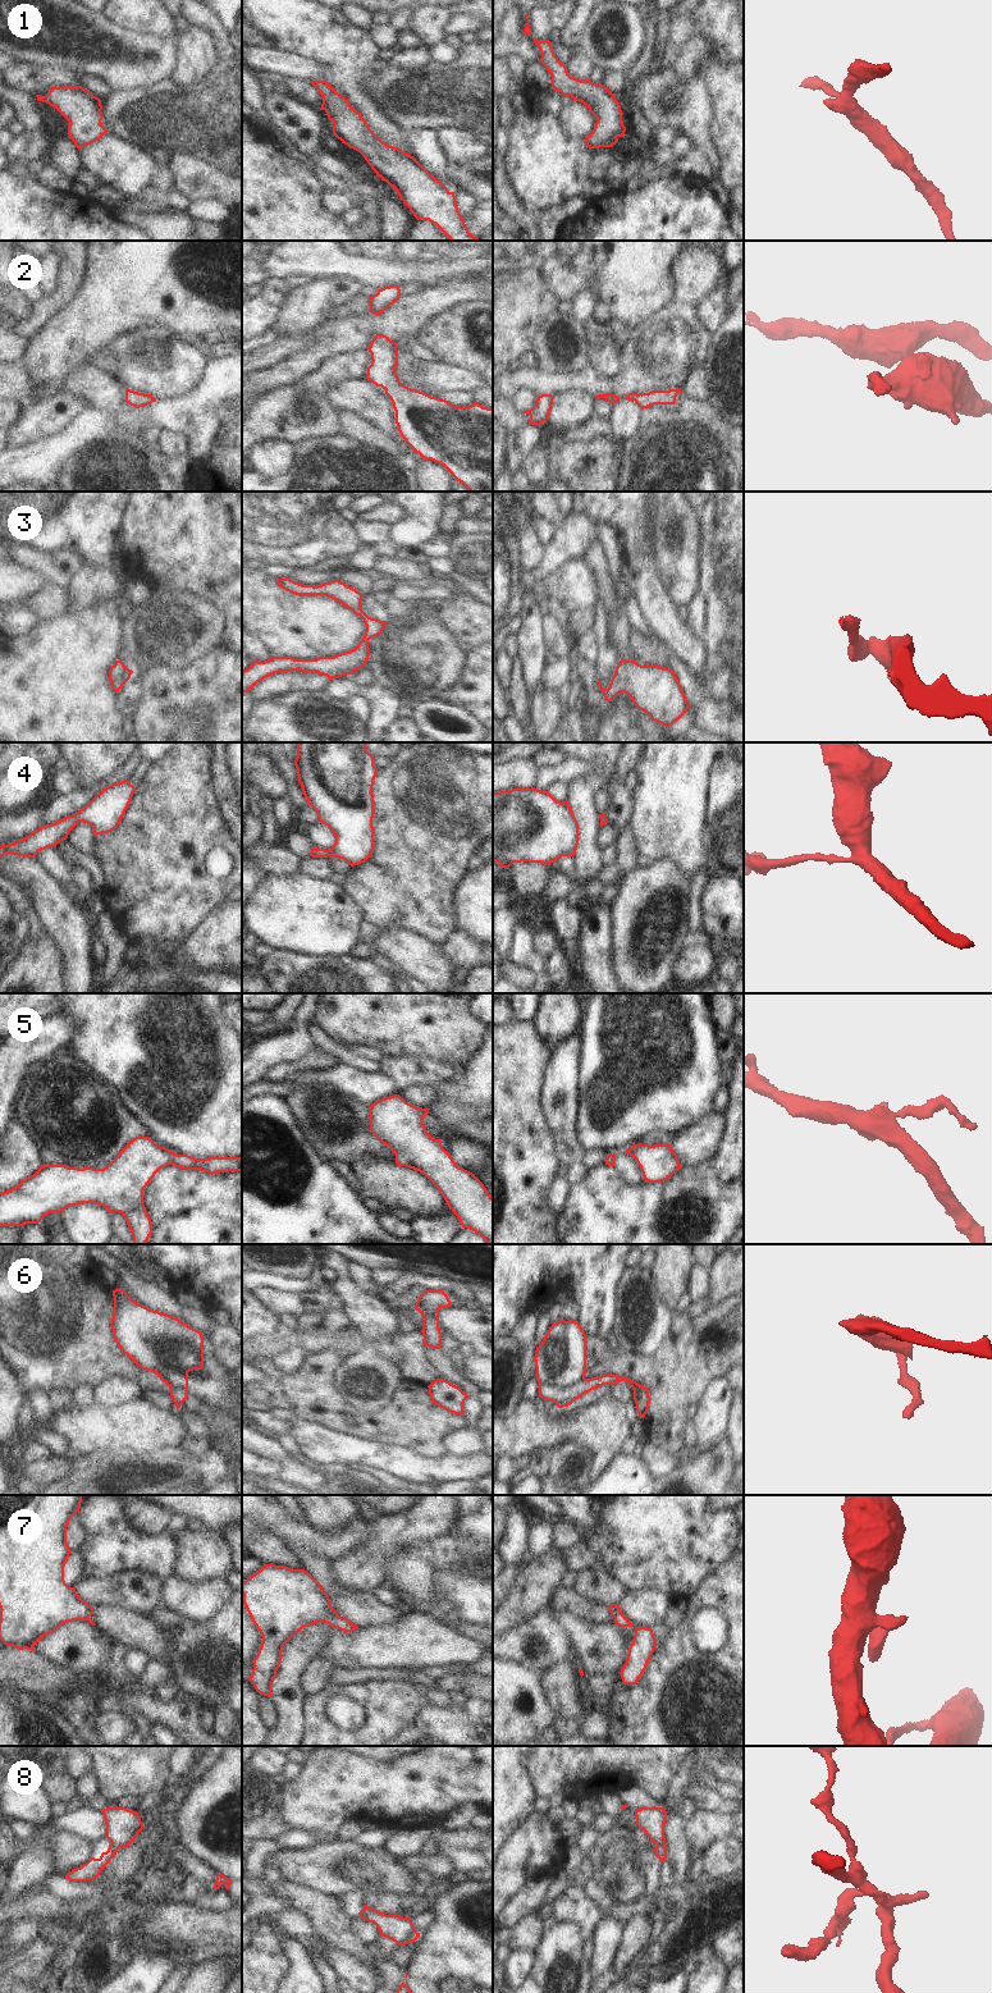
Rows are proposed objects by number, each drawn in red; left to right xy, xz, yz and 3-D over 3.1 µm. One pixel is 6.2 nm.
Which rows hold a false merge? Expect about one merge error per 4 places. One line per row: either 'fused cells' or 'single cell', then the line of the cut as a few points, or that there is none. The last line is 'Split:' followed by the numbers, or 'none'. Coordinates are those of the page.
1: single cell | no cut
2: single cell | no cut
3: single cell | no cut
4: single cell | no cut
5: single cell | no cut
6: fused cells | yz (585, 1379), (568, 1386), (539, 1383)
7: single cell | no cut
8: fused cells | xy (110, 1842), (119, 1847)
Split: 6, 8

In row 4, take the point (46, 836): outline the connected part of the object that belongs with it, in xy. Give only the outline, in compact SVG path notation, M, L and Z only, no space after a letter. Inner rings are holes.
M128 780L113 783L74 815L68 815L52 824L41 826L14 844L1 845L0 858L6 854L35 858L38 851L56 847L60 841L67 840L78 822L90 824L95 836L109 833L120 823L134 791L136 787Z

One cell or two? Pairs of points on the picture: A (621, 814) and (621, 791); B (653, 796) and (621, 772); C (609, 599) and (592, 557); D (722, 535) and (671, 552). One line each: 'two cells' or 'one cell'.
A: one cell
B: two cells
C: one cell
D: two cells

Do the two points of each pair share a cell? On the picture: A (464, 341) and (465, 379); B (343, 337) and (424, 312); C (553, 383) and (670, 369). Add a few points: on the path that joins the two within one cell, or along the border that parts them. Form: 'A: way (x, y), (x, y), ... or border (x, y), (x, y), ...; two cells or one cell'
A: border (438, 360), (469, 368), (479, 374); two cells
B: way (364, 327), (397, 323), (403, 318); one cell
C: way (583, 383), (622, 384), (640, 371); one cell

